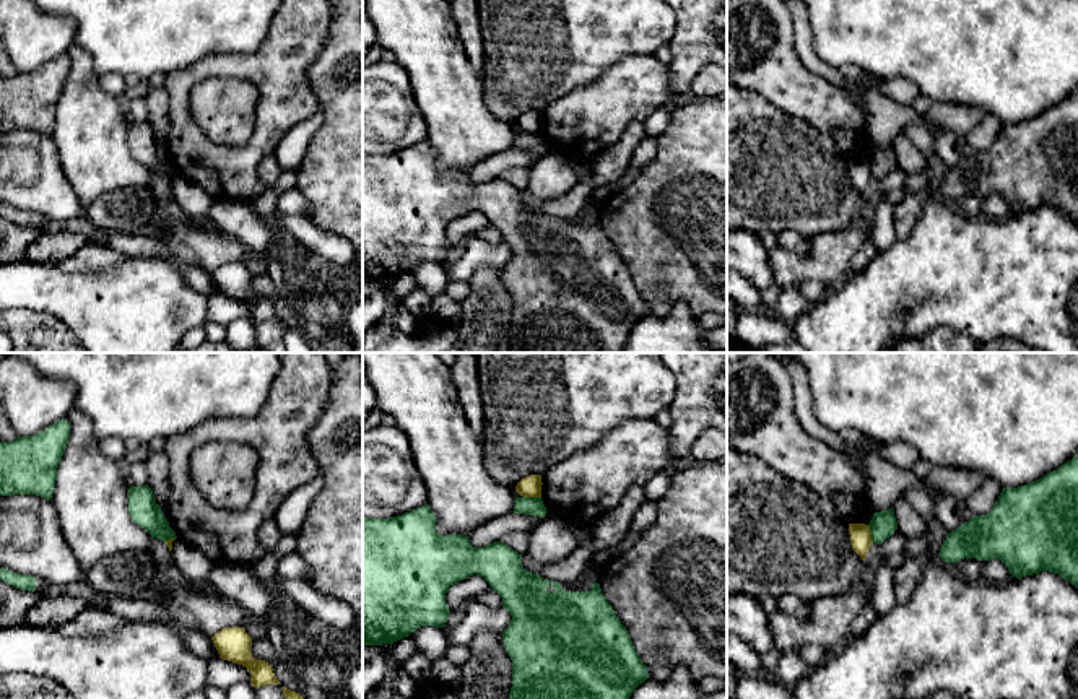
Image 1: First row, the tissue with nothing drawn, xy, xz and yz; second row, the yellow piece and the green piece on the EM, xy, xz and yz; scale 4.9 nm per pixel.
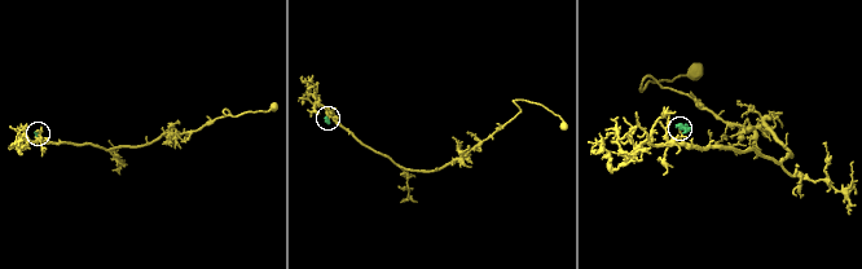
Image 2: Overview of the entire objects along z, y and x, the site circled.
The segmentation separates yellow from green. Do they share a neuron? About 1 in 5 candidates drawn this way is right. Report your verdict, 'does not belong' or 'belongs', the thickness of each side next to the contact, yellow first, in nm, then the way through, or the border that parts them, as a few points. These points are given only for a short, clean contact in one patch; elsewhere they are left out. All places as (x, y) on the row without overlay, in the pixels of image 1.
does not belong | 110/100 nm | along xz (522, 130), (540, 134)

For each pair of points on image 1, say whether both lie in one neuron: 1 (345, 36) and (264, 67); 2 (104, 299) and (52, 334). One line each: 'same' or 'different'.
1: different
2: different

